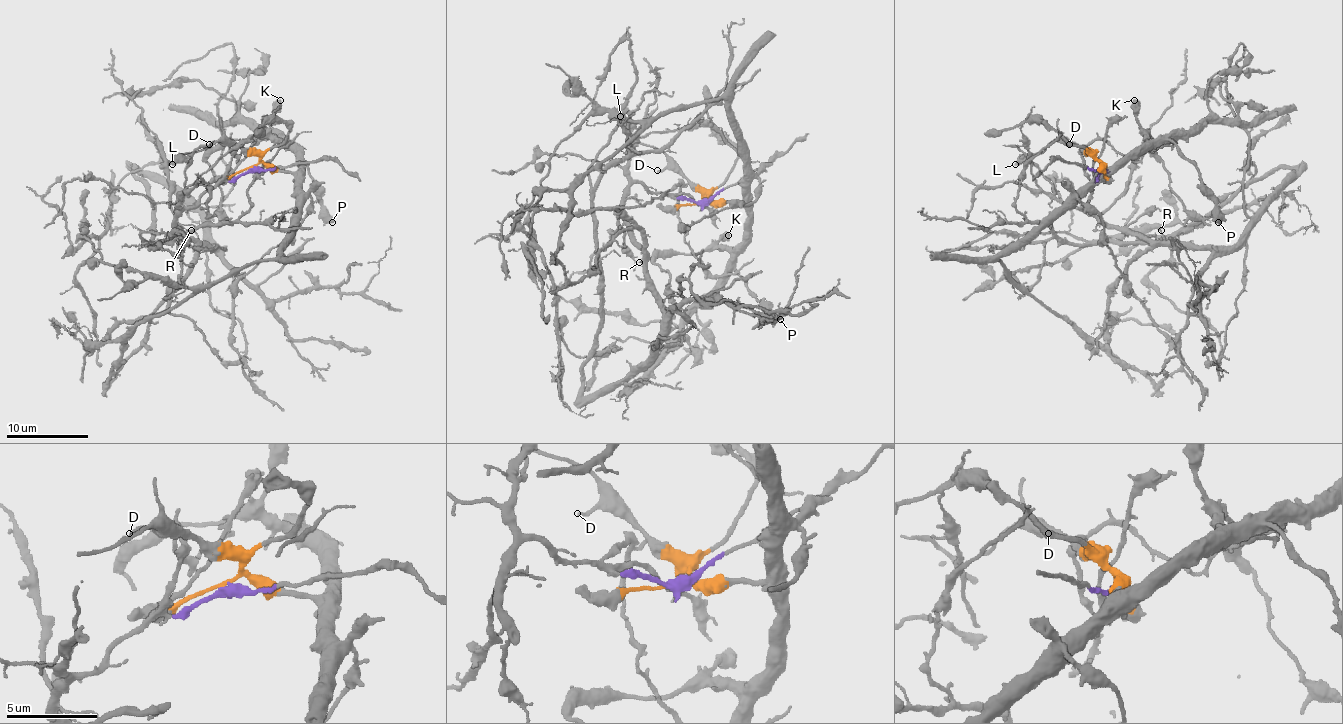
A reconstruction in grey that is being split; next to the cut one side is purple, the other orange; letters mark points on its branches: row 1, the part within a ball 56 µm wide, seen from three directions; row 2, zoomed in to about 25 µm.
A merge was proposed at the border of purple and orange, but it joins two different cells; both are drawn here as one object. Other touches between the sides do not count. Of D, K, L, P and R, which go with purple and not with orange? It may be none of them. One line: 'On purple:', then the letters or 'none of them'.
On purple: R

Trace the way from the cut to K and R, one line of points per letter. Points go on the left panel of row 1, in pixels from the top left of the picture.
K: (252, 167), (272, 163), (295, 173), (299, 167), (299, 159), (272, 134), (272, 109), (281, 99)
R: (252, 167), (233, 179), (215, 183), (178, 216), (176, 227), (196, 241), (198, 239), (190, 231)

